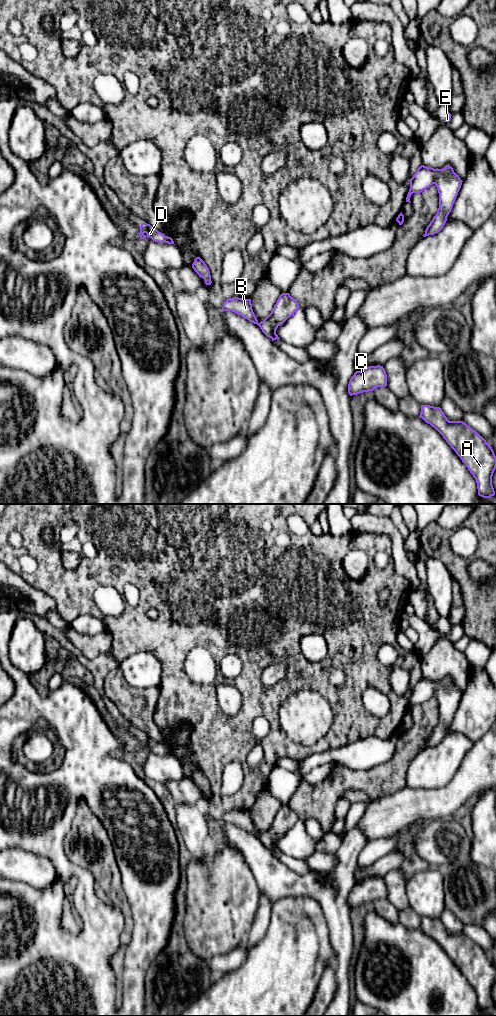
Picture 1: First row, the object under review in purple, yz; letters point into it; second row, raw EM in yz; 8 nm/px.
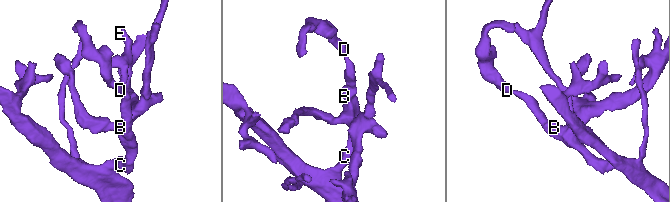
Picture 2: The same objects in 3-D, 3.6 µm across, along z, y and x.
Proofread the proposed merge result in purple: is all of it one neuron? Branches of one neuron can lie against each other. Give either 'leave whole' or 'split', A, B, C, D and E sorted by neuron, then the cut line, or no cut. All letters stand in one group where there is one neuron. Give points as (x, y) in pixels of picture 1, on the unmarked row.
leave whole | A B C D E | no cut

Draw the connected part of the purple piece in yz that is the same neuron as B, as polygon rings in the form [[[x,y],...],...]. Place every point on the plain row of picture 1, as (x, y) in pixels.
[[[282,805],[278,810],[271,825],[260,835],[258,834],[251,816],[251,811],[233,809],[227,811],[222,819],[223,823],[232,823],[251,835],[257,836],[262,844],[272,853],[280,851],[276,846],[277,840],[300,820],[296,811],[289,805]]]

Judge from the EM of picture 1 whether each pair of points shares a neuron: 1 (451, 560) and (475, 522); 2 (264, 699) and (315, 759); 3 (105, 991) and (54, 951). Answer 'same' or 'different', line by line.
1: same
2: different
3: same

